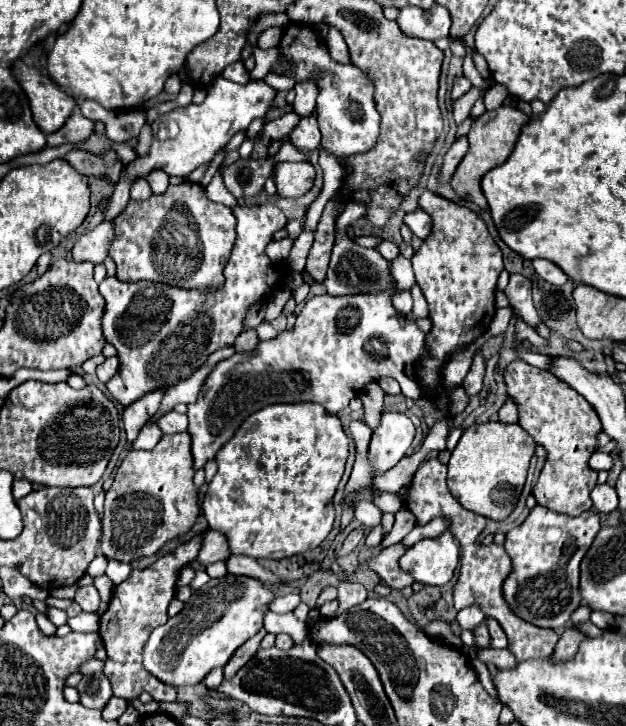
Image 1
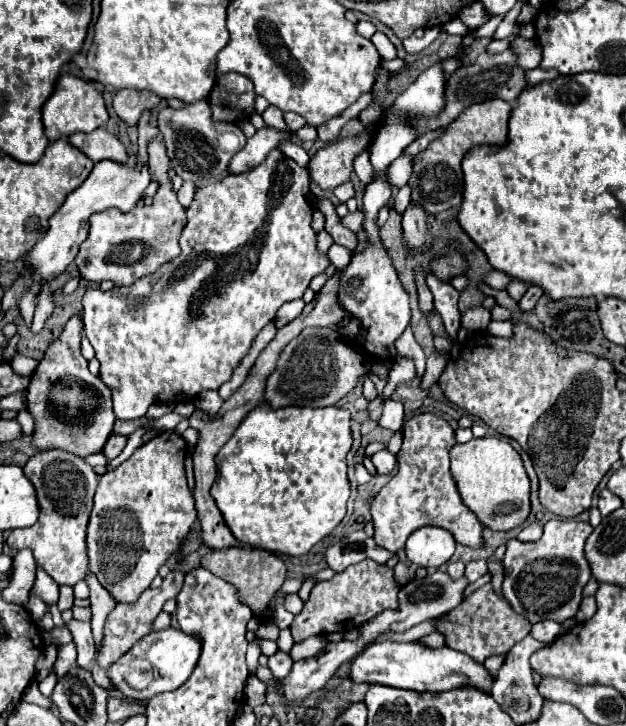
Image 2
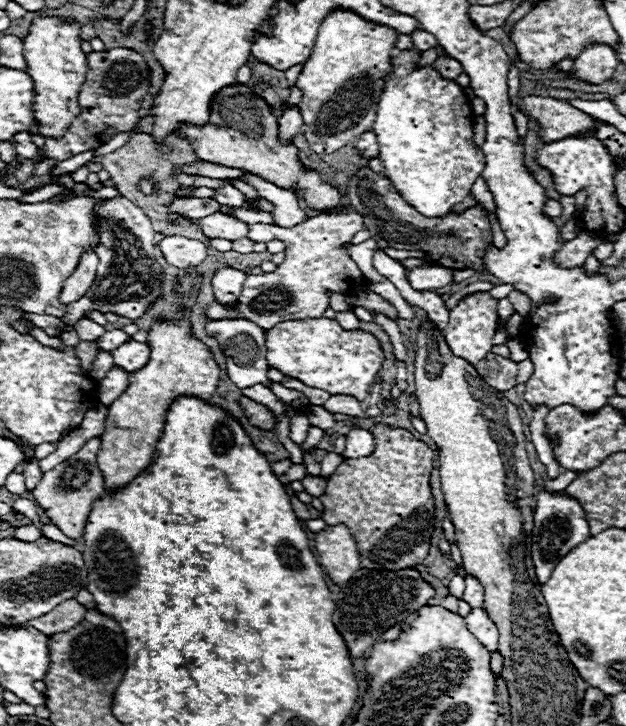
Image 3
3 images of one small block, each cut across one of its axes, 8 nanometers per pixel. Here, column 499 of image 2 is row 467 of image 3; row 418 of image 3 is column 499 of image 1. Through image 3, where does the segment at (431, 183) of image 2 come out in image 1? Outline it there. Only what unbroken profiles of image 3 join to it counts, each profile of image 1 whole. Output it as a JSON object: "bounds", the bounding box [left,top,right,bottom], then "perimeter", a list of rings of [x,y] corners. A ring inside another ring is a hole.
{"bounds":[450,106,530,208],"perimeter":[[[500,106],[500,108],[492,110],[492,112],[484,112],[482,116],[478,116],[474,120],[474,124],[472,124],[472,128],[468,132],[468,144],[470,144],[470,148],[468,148],[466,156],[462,158],[462,162],[458,164],[452,180],[450,180],[450,186],[454,188],[454,192],[458,196],[474,202],[480,208],[486,208],[486,198],[482,194],[480,180],[482,180],[484,172],[488,172],[488,168],[494,168],[498,164],[506,162],[506,158],[514,150],[514,144],[516,144],[516,140],[520,136],[522,126],[528,120],[530,118],[522,110],[518,110],[514,106]]]}

